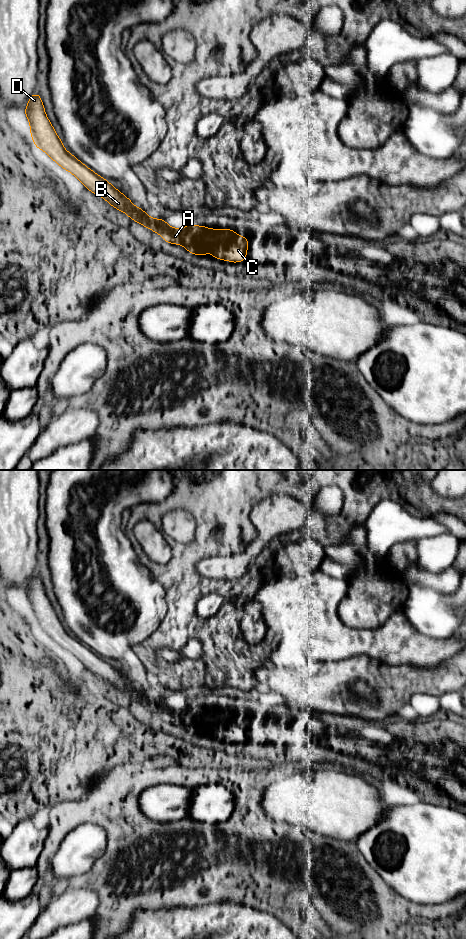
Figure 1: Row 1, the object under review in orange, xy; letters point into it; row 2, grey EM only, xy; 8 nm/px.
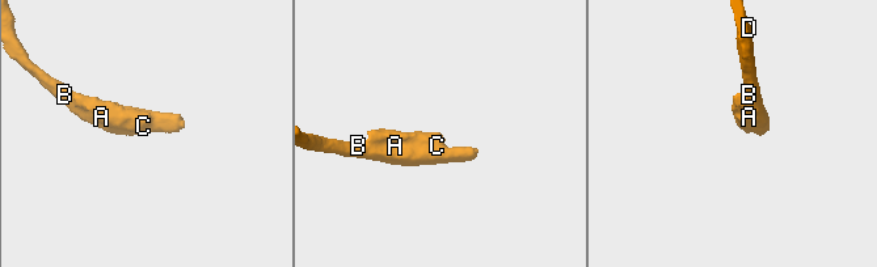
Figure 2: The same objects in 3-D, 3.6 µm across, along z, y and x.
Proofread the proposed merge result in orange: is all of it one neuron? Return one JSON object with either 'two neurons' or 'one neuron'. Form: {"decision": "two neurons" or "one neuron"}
{"decision": "two neurons"}

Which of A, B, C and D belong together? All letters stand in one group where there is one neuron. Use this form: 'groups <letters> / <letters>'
groups A B D / C

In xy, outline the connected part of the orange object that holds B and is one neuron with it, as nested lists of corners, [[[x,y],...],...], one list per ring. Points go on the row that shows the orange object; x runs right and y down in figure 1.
[[[37,92],[31,95],[24,112],[30,123],[30,134],[37,148],[46,152],[63,169],[79,179],[92,193],[101,196],[114,208],[126,213],[131,219],[157,232],[168,243],[184,246],[190,254],[206,256],[208,249],[218,241],[228,241],[236,233],[230,229],[208,229],[191,223],[182,228],[170,227],[164,219],[152,219],[144,210],[136,207],[106,179],[86,167],[64,149],[53,126],[46,116],[43,103]]]

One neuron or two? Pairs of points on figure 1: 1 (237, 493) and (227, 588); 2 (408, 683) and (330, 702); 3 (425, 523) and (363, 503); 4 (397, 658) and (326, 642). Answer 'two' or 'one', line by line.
1: one
2: one
3: two
4: one

